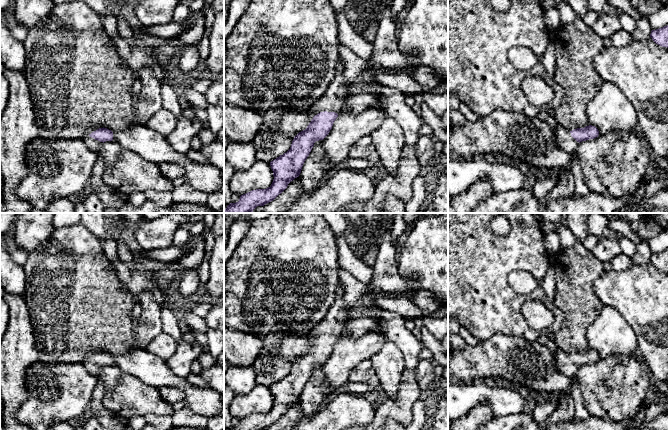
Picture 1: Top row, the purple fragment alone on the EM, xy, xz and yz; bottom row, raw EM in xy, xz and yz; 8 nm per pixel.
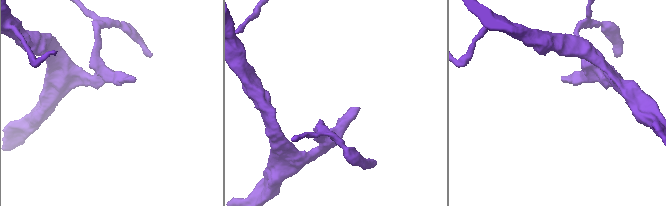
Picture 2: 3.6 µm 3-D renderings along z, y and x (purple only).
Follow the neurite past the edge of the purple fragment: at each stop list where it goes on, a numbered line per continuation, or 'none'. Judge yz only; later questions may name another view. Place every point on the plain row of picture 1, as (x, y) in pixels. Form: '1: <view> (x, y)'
1: yz (563, 362)

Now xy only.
1: xy (91, 367)

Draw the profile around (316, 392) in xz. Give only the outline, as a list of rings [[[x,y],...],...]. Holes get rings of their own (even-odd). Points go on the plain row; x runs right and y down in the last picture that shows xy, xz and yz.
[[[322,364],[316,365],[305,384],[299,399],[305,417],[311,417],[327,403],[336,392],[330,389]]]

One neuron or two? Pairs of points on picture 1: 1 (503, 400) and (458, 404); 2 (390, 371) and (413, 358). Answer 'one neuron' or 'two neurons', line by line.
1: one neuron
2: two neurons

